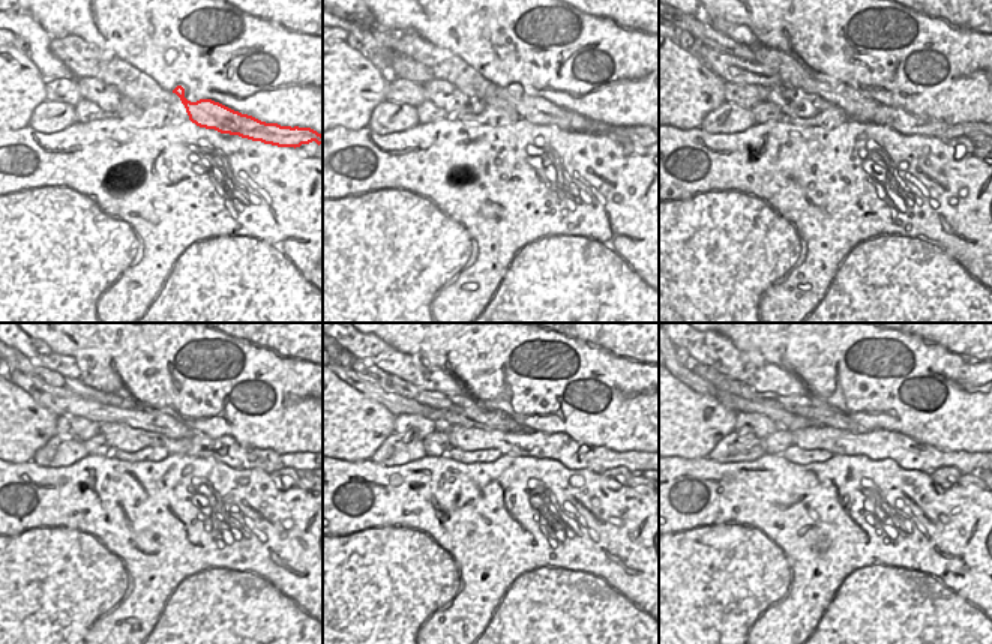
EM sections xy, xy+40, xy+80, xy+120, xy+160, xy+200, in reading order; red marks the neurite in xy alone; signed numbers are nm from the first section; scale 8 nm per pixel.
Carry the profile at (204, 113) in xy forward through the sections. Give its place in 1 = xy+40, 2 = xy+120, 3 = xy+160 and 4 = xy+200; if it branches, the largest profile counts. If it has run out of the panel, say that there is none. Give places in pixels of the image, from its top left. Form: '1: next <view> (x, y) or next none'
1: next xy+40 (536, 110)
2: next xy+120 (60, 403)
3: next xy+160 (480, 418)
4: next xy+200 (698, 385)

